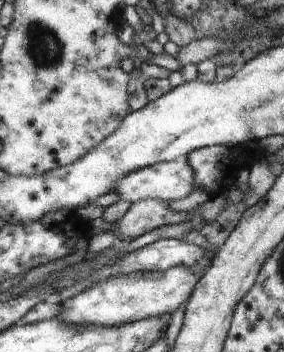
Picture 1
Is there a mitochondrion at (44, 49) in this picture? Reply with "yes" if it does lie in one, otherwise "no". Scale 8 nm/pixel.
yes

